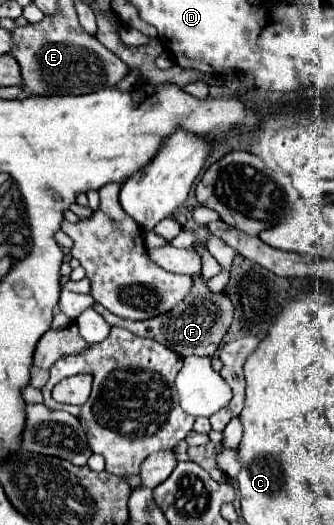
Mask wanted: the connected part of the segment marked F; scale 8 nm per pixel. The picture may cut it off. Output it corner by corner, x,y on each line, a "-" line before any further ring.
200,275
194,277
194,287
190,291
190,295
186,297
186,301
182,301
178,307
174,307
174,311
154,317
154,319
146,319
146,321
130,321
130,319
122,319
112,315
108,309
104,309
102,305
94,303
92,305
96,313
100,313
112,327
124,327
128,331
132,331
138,337
150,337
162,345
168,345
170,349
174,349
178,355
186,357
186,355
202,355
202,357
212,357
226,333
226,329
232,323
232,307
230,307
230,299
226,299
226,295
214,295
208,291
206,281
202,281

